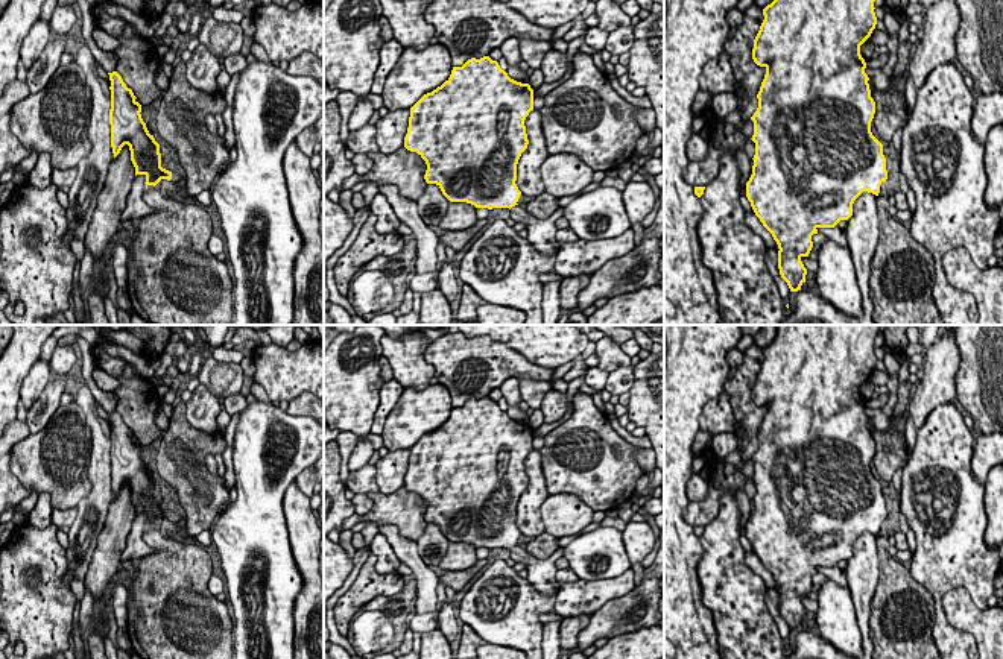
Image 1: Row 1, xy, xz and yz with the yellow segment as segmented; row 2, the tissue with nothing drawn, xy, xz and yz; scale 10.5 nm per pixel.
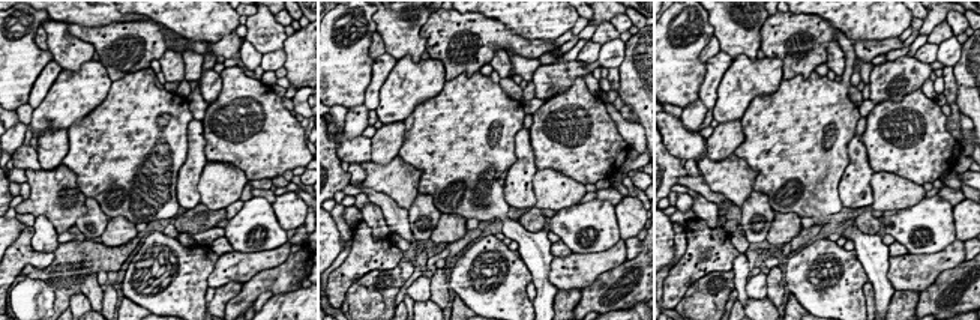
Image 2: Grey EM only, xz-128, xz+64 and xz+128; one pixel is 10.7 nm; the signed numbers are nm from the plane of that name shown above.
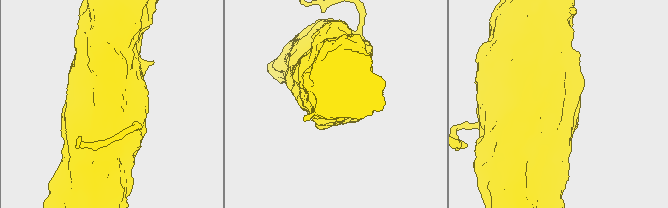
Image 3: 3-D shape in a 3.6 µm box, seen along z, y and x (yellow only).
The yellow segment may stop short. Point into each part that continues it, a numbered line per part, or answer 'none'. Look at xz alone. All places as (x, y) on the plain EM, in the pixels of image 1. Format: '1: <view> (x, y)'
1: xz (541, 574)

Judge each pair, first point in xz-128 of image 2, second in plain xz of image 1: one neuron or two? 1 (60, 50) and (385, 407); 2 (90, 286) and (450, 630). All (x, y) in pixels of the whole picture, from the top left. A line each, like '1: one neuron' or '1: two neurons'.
1: two neurons
2: two neurons

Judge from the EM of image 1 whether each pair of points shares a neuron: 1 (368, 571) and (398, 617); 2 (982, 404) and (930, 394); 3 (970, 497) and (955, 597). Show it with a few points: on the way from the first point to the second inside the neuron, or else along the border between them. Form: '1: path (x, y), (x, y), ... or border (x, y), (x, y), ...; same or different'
1: border (406, 580), (397, 592), (376, 595), (354, 614); different
2: border (961, 362), (955, 378), (955, 397); different
3: border (941, 597), (962, 586), (979, 608), (987, 608); different

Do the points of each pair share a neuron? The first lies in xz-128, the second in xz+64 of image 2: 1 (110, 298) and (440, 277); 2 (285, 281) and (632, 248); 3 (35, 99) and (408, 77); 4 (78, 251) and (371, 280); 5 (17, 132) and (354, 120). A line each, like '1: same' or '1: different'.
1: same
2: different
3: different
4: same
5: same

